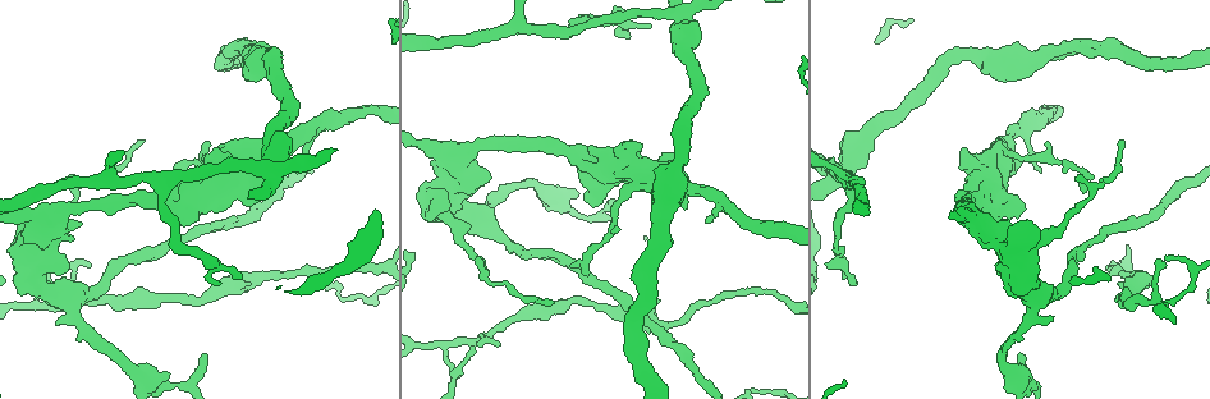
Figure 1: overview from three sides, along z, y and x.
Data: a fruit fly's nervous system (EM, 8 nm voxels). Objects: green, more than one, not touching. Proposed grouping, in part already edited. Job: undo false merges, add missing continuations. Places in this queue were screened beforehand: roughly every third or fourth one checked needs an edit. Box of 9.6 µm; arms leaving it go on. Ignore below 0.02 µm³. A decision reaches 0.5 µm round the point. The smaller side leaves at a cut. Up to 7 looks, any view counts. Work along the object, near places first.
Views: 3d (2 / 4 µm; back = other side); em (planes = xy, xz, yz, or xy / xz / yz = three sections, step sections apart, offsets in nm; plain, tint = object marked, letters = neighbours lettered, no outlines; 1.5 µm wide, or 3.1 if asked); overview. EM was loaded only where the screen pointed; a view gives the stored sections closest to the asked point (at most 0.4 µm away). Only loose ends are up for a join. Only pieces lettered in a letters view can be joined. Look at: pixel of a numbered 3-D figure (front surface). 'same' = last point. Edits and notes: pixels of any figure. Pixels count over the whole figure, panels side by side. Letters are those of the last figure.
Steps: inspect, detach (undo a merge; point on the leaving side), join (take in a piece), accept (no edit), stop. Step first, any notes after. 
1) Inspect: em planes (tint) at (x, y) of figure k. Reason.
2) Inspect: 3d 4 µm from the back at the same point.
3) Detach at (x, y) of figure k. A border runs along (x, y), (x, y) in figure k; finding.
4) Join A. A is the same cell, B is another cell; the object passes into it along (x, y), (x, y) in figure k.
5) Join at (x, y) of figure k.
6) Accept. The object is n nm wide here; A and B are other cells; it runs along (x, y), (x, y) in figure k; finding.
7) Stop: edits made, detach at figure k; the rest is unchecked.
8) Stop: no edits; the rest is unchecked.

Inspect: 3d 2 µm at (50, 276) of figure 1. Sharp bend.

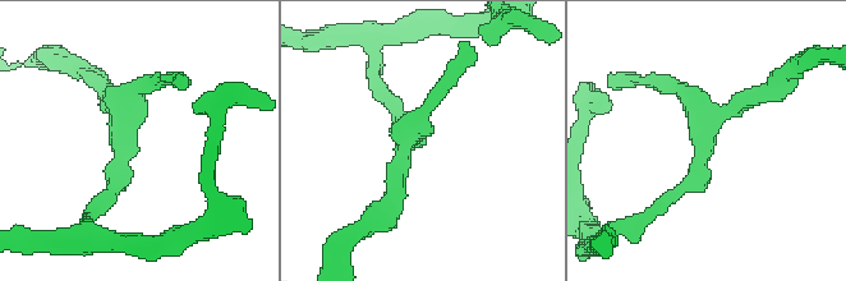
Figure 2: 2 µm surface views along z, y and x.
Inspect: em planes (letters) at (410, 136) of figure 2.

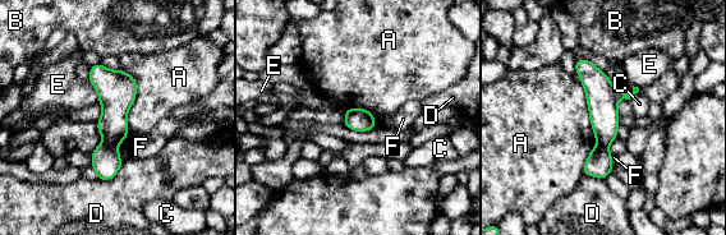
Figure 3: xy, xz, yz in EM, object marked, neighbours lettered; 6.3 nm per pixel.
Detach at (106, 162) of figure 3. A, B, C, D, E and F are other cells; a second neuron is stuck on.

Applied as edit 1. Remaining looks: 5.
Inspect: 3d 4 µm at (1122, 139) of figure 1. Free end.

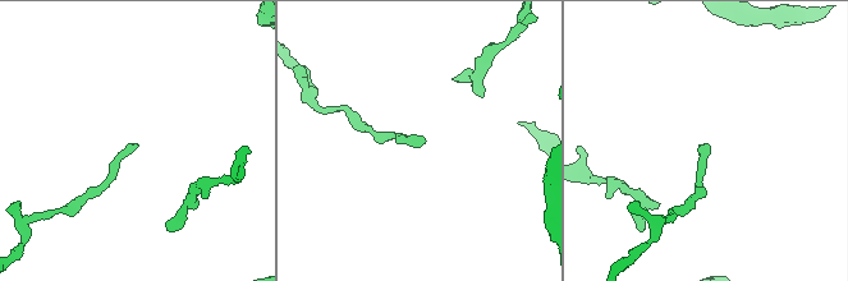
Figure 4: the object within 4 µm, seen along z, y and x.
Inspect: em xy step 8 (tint) at (423, 143) of figure 4.

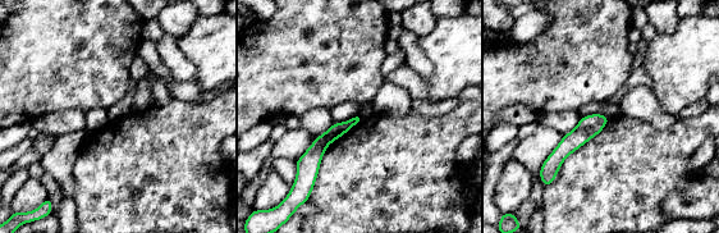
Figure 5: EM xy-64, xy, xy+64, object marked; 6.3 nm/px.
Inspect: em yz step 4 (letters) at the same point. Another direction.

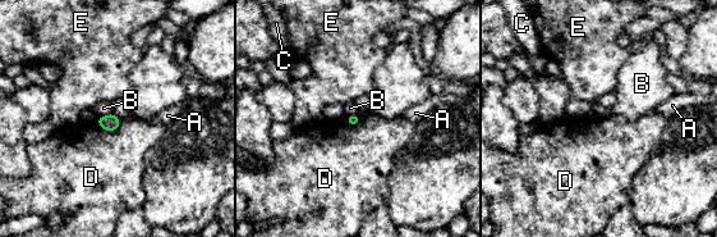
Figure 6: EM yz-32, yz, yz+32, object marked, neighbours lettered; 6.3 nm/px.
Accept. A, B, C, D and E are other cells; a border runs along (122, 119), (113, 131), (95, 121) in figure 6; no lettered piece goes on from it.

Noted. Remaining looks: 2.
Stop: edits made, detach at figure 3; the rest is unchecked.

